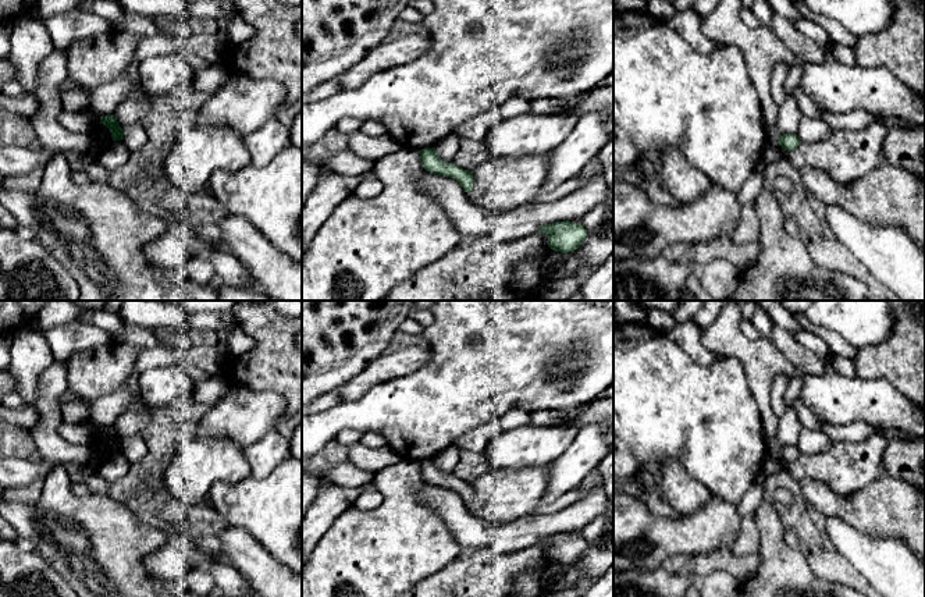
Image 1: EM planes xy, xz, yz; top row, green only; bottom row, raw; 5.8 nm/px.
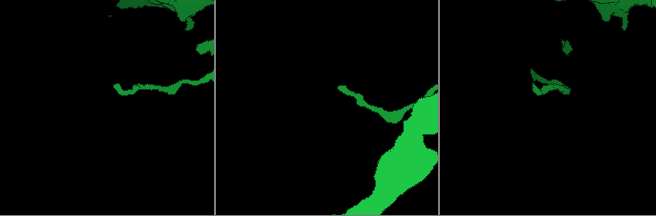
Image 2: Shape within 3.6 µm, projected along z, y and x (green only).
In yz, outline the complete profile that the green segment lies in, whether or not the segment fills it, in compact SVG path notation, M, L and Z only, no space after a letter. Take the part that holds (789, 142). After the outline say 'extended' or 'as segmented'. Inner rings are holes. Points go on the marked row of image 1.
M785 134L778 136L778 143L782 146L782 149L790 152L794 150L801 141L796 134Z; as segmented

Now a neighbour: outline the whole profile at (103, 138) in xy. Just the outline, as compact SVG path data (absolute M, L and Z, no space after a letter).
M97 117L96 125L92 132L95 134L96 146L100 150L107 149L114 142L111 138L111 131L100 122L100 117Z

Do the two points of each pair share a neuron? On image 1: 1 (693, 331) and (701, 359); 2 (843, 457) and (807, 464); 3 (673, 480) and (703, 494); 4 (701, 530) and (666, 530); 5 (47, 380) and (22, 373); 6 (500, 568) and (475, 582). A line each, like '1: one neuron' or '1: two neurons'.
1: one neuron
2: one neuron
3: one neuron
4: one neuron
5: two neurons
6: one neuron

